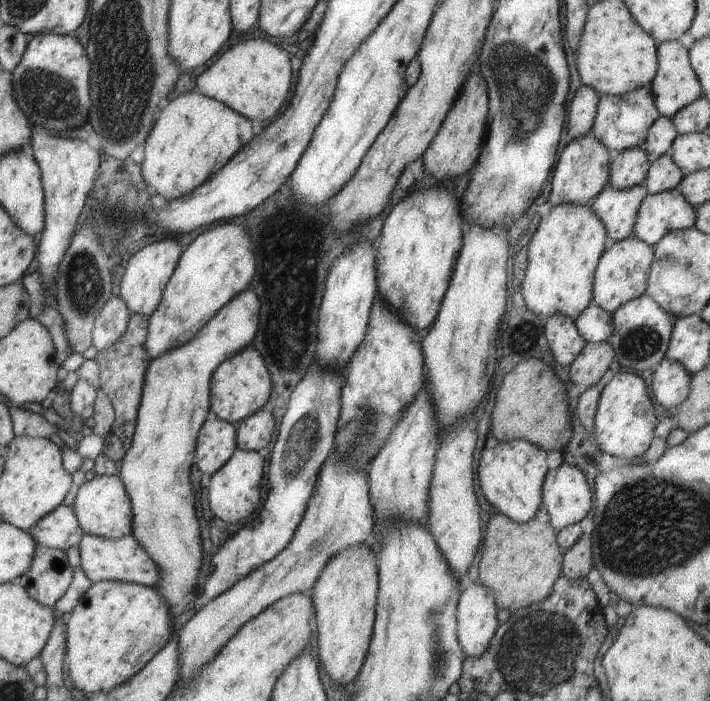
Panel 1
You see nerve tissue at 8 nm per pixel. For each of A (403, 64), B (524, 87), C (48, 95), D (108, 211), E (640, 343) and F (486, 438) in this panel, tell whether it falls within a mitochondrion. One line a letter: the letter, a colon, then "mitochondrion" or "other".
A: other
B: mitochondrion
C: mitochondrion
D: mitochondrion
E: mitochondrion
F: other

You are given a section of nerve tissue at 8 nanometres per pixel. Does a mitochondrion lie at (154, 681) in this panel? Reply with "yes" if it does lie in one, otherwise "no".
no

